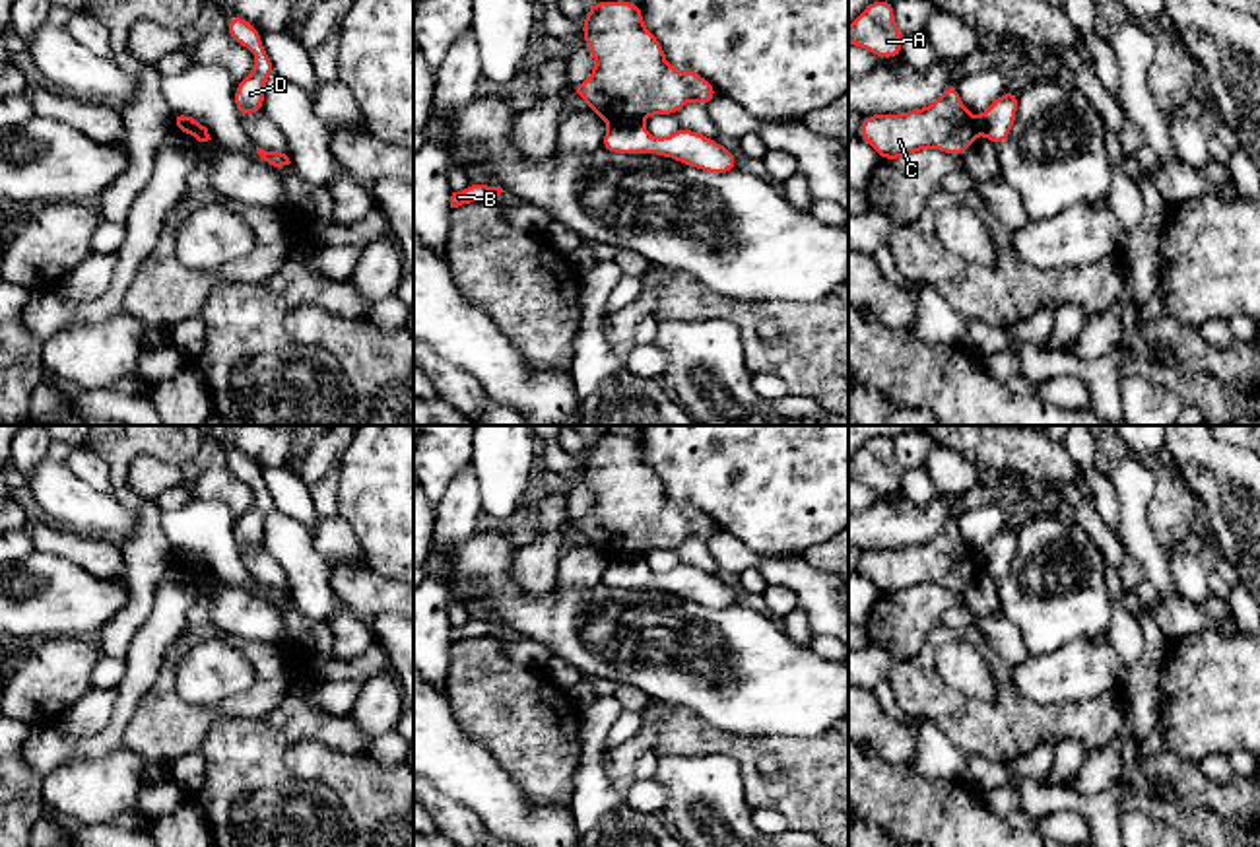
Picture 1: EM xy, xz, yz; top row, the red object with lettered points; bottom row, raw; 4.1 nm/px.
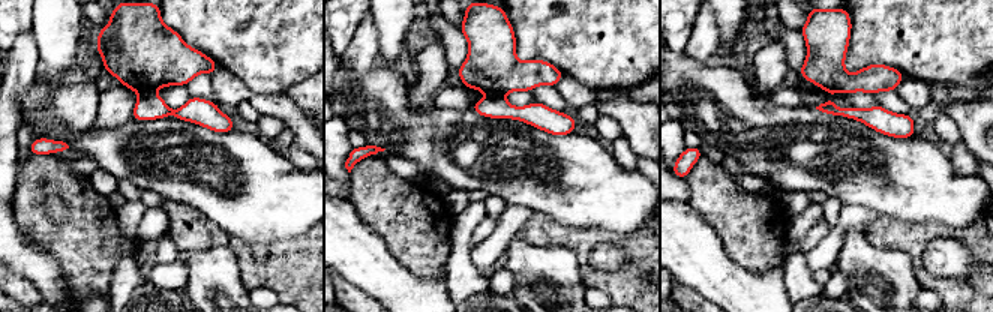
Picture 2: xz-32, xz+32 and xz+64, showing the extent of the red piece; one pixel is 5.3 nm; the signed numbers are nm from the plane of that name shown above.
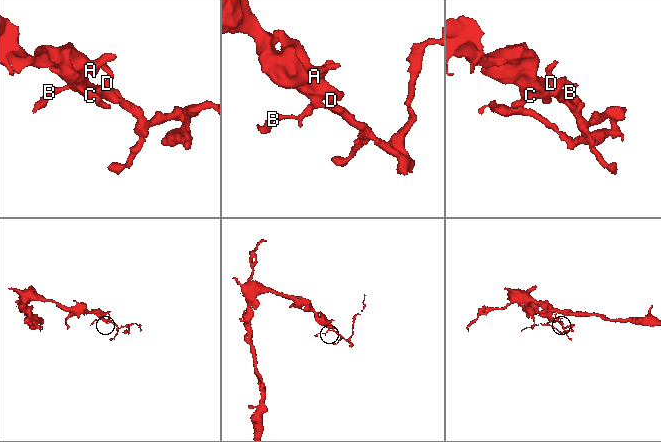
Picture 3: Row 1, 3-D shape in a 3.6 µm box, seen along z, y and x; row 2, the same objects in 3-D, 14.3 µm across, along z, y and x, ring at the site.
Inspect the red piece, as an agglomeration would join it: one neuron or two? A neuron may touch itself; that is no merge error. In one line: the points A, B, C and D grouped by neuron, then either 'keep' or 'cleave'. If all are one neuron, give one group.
A C / B D; cleave

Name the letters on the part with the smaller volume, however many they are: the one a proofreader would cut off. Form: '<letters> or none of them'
B, D

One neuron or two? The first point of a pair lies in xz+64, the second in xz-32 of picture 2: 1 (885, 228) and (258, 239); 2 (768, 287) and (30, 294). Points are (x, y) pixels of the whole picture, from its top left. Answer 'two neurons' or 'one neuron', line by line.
1: two neurons
2: two neurons

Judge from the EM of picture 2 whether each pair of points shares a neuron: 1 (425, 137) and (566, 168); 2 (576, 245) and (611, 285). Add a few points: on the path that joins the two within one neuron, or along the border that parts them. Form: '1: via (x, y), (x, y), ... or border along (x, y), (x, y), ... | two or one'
1: via (459, 132), (485, 132), (497, 137), (531, 168) | one
2: via (582, 257), (584, 266), (599, 279) | one

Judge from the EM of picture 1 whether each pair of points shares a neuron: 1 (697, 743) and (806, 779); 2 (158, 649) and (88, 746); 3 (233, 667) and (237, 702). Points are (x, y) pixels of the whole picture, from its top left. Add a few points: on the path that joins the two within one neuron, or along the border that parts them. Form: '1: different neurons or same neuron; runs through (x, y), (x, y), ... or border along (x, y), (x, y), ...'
1: same neuron; runs through (727, 745), (763, 785), (777, 785)
2: same neuron; runs through (140, 677), (129, 692), (125, 711), (115, 729)
3: different neurons; border along (241, 649), (253, 682), (212, 708), (193, 704)

